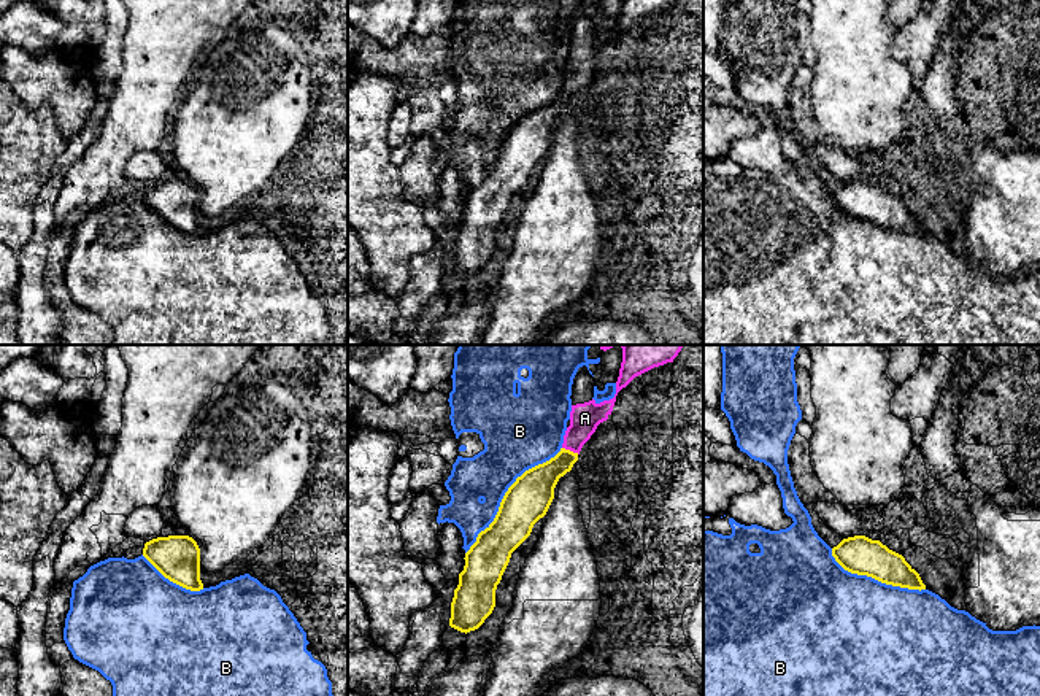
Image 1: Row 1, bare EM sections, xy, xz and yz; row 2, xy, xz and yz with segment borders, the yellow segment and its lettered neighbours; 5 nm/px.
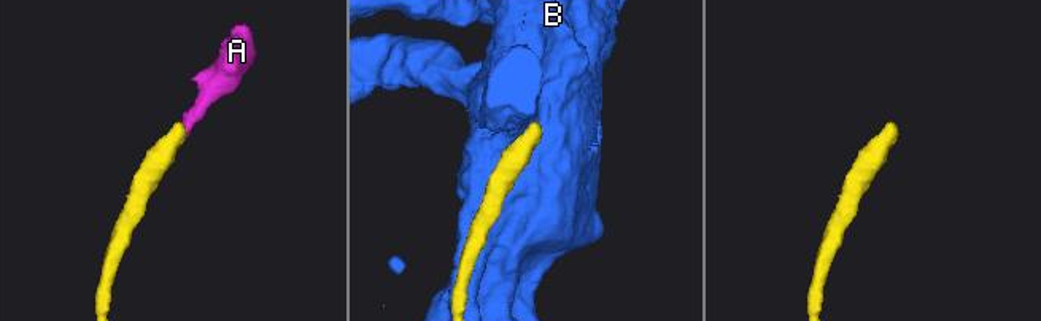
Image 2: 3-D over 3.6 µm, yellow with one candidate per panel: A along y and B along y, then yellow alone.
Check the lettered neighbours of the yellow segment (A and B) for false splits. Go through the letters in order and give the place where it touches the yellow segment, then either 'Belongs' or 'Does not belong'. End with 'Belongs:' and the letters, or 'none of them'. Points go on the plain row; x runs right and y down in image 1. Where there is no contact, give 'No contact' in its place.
A: Touches yellow at xz (569, 94). Belongs
B: Touches yellow at xz (505, 137). Does not belong
Belongs: A

